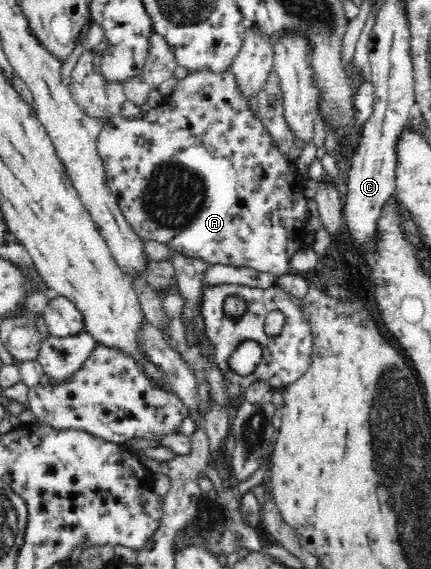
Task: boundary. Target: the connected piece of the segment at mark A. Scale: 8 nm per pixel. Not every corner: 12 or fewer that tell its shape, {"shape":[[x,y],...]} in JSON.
{"shape":[[231,67],[97,152],[142,240],[277,277],[298,170]]}

